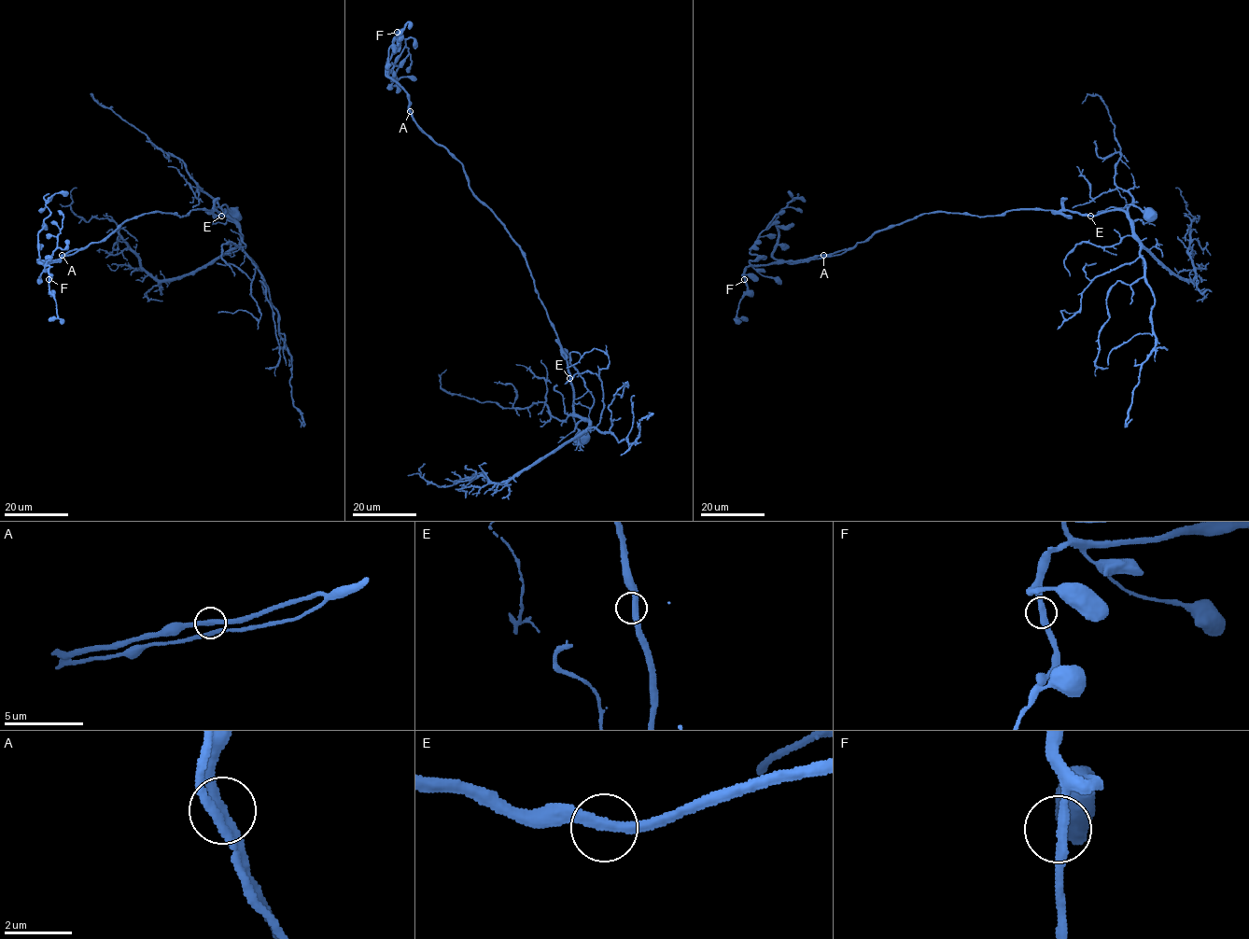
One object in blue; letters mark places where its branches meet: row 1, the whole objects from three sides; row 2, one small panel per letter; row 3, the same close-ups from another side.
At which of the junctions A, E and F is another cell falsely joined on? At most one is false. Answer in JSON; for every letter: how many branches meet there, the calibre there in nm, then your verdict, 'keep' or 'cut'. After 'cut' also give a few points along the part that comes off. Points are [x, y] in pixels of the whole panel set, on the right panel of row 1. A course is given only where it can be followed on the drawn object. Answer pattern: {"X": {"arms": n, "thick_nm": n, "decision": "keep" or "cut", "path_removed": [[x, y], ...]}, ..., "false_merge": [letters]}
{"A": {"arms": 2, "thick_nm": 320, "decision": "keep"}, "E": {"arms": 2, "thick_nm": 320, "decision": "keep"}, "F": {"arms": 2, "thick_nm": 320, "decision": "keep"}, "false_merge": []}

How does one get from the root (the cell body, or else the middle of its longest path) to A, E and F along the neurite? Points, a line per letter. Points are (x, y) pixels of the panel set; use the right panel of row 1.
A: (1149, 213), (1131, 204), (1095, 215), (924, 213), (823, 255)
E: (1149, 213), (1127, 204), (1126, 211), (1106, 210), (1090, 216)
F: (1149, 213), (1131, 204), (1095, 215), (924, 213), (849, 248), (750, 265), (744, 279)

